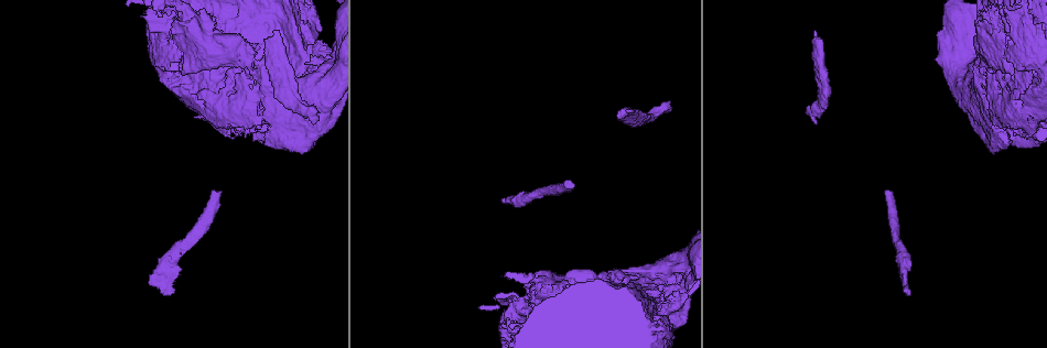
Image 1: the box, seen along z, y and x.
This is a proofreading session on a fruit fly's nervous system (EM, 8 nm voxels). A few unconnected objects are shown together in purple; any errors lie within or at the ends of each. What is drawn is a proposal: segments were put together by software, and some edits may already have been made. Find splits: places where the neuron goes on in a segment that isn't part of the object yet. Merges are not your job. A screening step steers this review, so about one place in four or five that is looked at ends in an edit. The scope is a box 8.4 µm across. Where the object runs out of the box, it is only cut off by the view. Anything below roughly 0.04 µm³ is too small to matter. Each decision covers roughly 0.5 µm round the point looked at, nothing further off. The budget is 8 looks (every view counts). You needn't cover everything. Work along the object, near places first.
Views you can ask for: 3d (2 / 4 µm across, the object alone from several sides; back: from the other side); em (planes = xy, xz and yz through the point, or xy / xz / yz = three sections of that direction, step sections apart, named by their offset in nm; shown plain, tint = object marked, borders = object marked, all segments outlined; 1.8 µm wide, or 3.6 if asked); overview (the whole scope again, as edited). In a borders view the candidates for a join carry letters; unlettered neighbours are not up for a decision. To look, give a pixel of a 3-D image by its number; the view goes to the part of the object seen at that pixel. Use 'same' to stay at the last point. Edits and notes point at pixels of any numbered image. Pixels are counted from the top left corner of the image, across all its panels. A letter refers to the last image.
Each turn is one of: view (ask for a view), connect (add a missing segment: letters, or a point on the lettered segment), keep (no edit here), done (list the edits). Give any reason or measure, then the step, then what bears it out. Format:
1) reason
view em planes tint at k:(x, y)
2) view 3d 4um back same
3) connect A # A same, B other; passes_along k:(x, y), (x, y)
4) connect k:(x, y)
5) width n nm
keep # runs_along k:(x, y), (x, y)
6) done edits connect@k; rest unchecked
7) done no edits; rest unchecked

free end
view 3d 4um at 1:(313, 122)

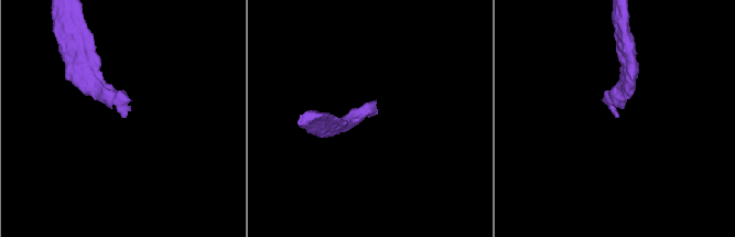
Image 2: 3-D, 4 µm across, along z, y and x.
view em xz step 4 tint at 2:(618, 116)

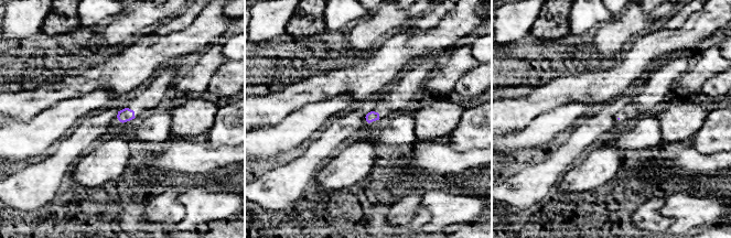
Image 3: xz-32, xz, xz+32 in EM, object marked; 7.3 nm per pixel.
view em planes borders same

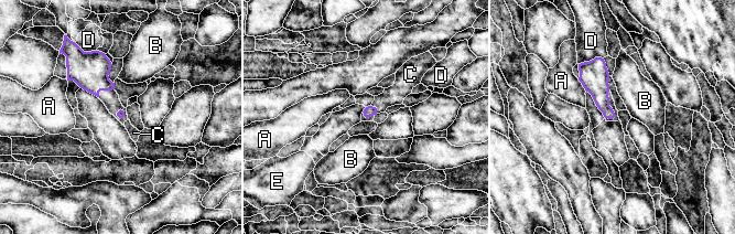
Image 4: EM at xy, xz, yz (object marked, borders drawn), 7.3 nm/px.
longest_contact D 190 nm
connect C # A other, B other, C same, D other, E other; it goes on there

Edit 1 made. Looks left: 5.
free end
view 3d 4um at 1:(626, 108)

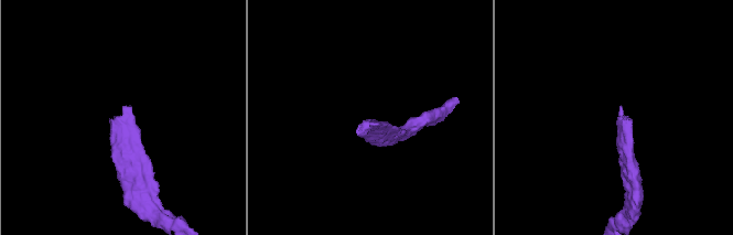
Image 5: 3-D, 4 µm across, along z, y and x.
view em xy step 16 tint at 5:(365, 123)

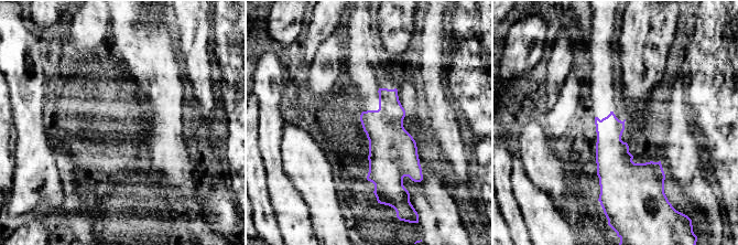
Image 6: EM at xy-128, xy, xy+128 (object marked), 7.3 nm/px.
view em planes borders same

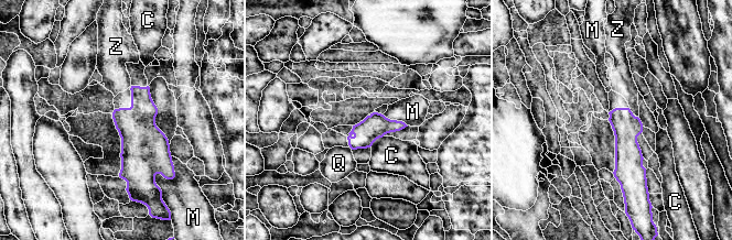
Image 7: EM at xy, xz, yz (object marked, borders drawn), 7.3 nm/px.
longest_contact M 460 nm
connect Z # C other, M other, Q other, Z same; it goes on there

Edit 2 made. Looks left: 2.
view overview

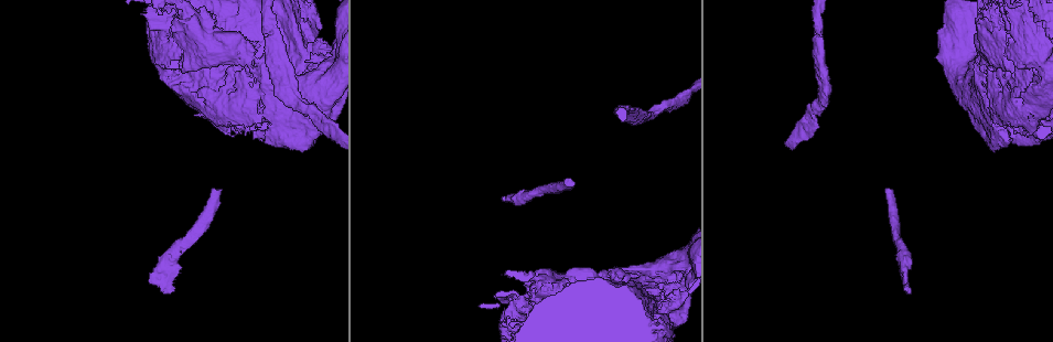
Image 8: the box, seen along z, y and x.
free end
view em planes borders at 8:(219, 190)

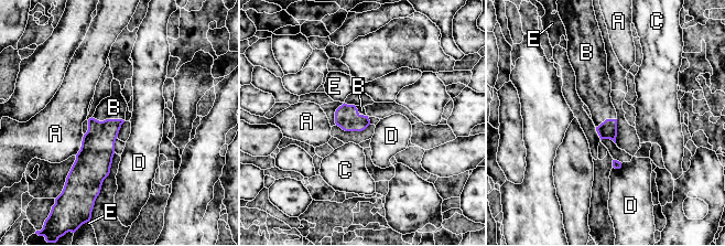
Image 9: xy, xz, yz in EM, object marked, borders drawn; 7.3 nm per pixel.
width 130 nm; longest_contact B 240 nm
connect B # A other, B same, C other, D other, E other; it goes on there

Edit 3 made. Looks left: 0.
done edits connect@4, connect@7, connect@9; rest unchecked

